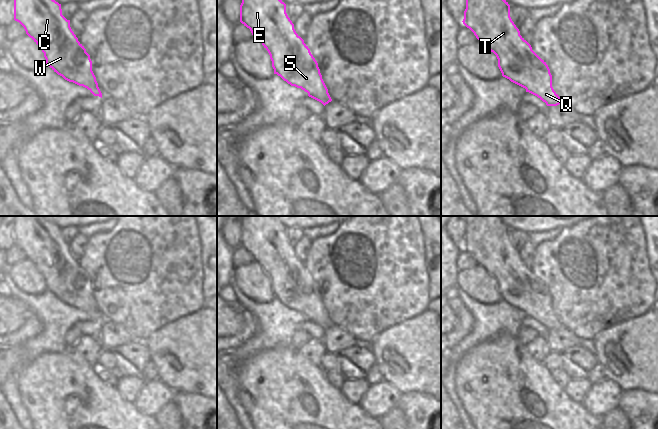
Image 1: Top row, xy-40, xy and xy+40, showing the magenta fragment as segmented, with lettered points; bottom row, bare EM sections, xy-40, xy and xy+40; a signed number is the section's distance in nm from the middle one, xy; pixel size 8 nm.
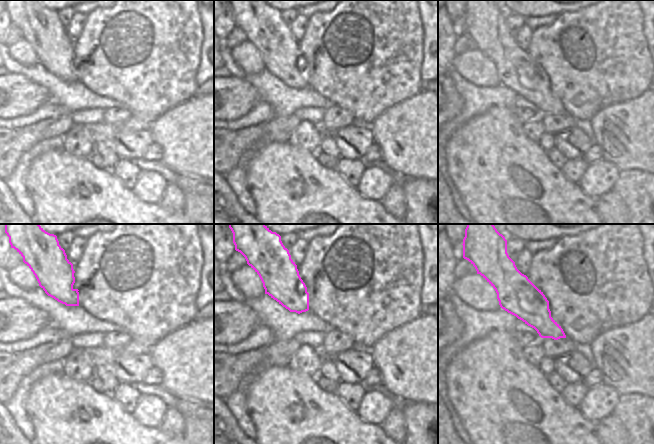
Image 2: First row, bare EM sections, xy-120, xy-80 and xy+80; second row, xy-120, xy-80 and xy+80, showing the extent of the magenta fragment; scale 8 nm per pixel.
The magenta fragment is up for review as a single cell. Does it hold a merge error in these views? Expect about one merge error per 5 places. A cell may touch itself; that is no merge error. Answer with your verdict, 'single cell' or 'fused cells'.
single cell

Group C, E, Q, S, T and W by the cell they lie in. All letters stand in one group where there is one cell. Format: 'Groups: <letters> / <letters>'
Groups: C E Q S T W.

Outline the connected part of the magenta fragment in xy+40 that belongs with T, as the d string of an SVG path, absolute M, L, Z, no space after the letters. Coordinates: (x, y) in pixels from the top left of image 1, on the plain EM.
M464 216L466 233L463 248L498 283L502 300L546 327L562 327L552 311L546 286L520 259L510 241L510 229L499 216Z

